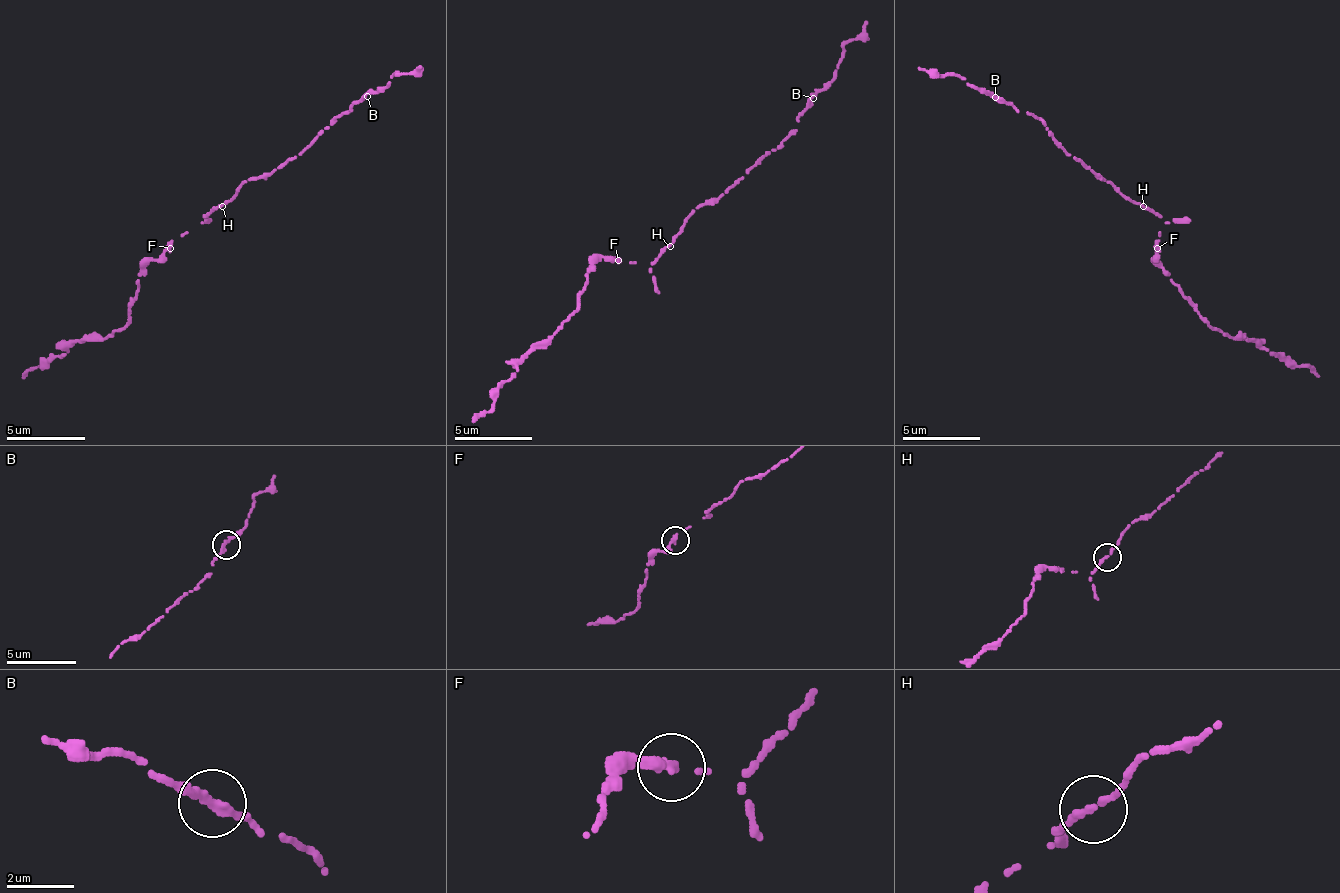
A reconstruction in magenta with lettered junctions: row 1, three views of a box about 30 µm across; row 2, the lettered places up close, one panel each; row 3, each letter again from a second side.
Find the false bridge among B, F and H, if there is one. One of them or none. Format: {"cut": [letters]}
{"cut": []}

